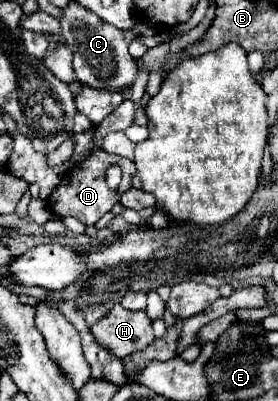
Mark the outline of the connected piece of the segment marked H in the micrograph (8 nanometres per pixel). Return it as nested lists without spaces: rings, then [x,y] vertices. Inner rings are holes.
[[[115,305],[105,317],[101,317],[91,331],[95,339],[103,347],[111,349],[119,359],[125,359],[135,351],[143,351],[155,341],[147,311],[129,311],[121,305]]]

